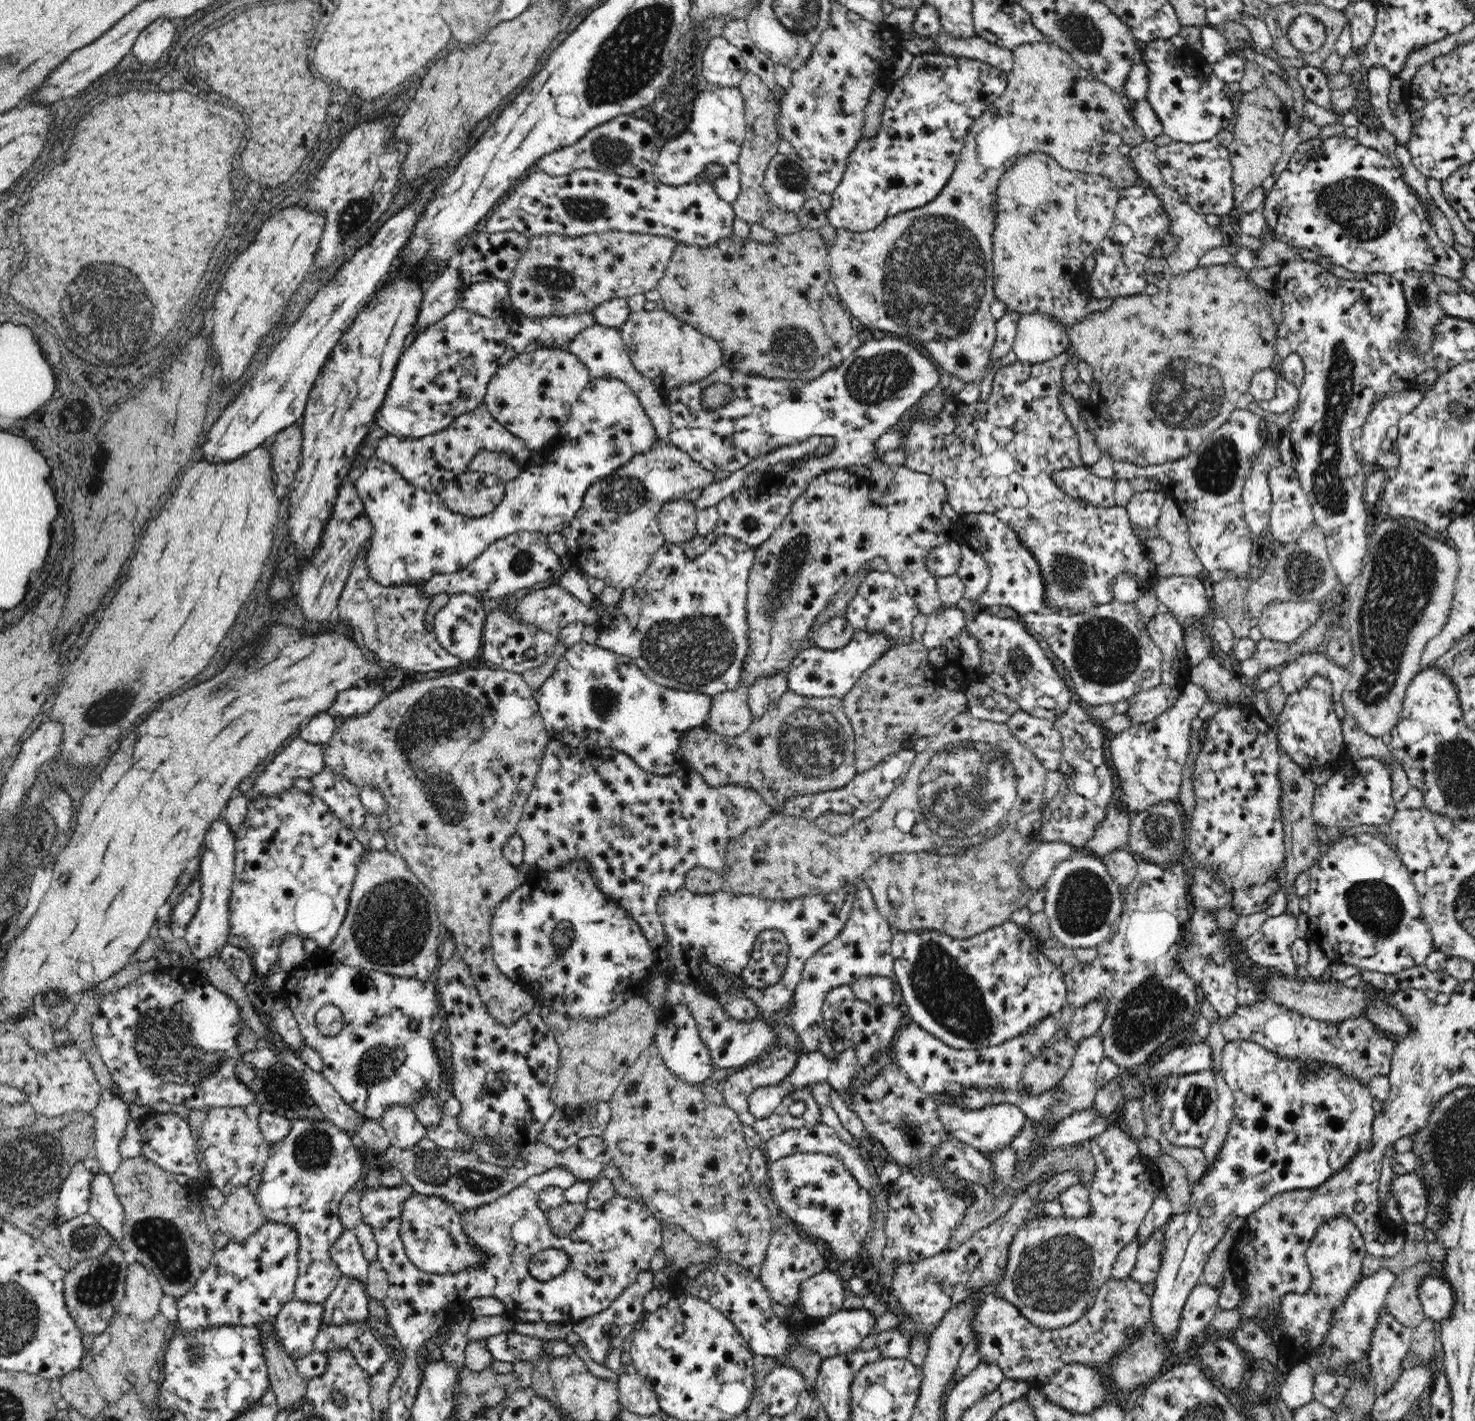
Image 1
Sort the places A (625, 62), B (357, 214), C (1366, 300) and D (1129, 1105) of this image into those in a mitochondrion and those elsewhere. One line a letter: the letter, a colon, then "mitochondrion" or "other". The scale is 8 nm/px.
A: mitochondrion
B: mitochondrion
C: other
D: other

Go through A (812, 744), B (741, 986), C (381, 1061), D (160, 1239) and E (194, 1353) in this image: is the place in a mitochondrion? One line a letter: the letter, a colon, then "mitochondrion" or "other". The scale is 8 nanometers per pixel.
A: mitochondrion
B: other
C: mitochondrion
D: mitochondrion
E: mitochondrion

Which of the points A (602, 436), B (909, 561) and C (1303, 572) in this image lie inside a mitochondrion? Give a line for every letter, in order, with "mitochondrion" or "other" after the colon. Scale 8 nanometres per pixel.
A: other
B: other
C: mitochondrion

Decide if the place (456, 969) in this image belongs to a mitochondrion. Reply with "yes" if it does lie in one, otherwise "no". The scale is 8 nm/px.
no

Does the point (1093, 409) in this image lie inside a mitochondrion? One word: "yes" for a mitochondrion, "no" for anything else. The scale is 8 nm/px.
no

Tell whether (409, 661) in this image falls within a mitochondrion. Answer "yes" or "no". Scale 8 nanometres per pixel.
no

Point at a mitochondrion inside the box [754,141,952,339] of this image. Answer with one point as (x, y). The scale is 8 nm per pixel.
(789, 173)

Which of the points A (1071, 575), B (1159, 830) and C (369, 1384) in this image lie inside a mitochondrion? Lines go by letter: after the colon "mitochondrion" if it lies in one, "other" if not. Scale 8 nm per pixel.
A: mitochondrion
B: mitochondrion
C: other

